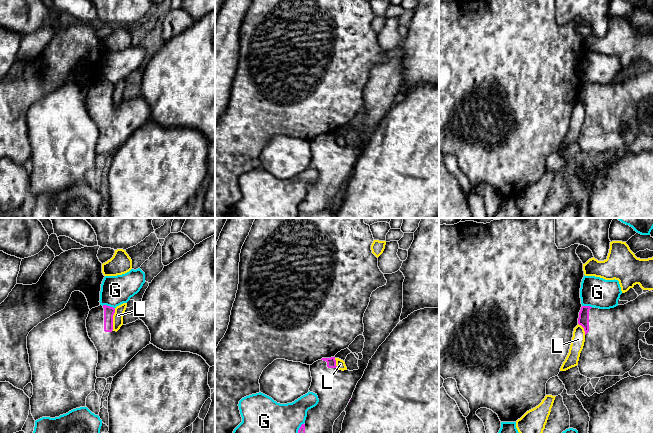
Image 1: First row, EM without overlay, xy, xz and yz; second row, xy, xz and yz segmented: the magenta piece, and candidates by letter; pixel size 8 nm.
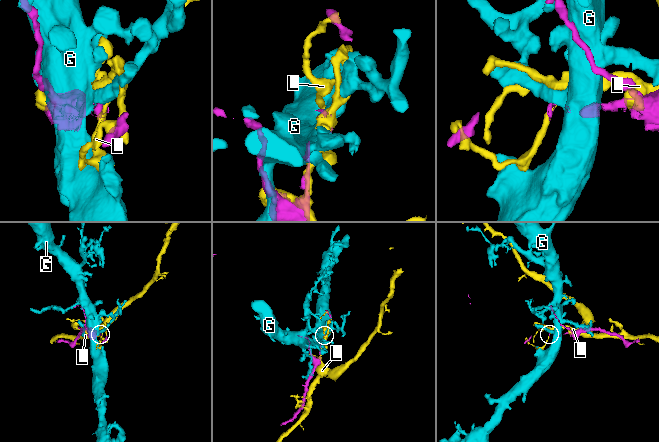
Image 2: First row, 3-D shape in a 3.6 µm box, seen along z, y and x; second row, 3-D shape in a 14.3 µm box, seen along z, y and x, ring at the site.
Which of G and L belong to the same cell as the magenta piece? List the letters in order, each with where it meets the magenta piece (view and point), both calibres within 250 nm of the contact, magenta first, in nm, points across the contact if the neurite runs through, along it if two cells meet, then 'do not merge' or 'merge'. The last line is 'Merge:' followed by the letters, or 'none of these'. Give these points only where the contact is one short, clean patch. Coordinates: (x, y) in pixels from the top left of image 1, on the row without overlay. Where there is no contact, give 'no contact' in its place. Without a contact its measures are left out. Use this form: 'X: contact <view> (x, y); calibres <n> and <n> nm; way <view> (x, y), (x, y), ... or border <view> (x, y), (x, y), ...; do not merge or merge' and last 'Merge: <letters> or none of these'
G: contact xy (108, 82); calibres 80 and 240 nm; do not merge
L: contact xy (112, 95); calibres 80 and 80 nm; do not merge
Merge: none of these

